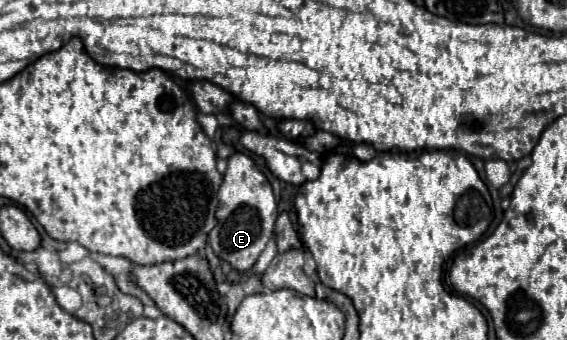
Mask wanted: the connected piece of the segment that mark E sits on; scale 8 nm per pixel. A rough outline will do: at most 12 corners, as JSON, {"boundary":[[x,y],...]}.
{"boundary":[[228,158],[210,246],[246,272],[274,232],[272,186]]}

